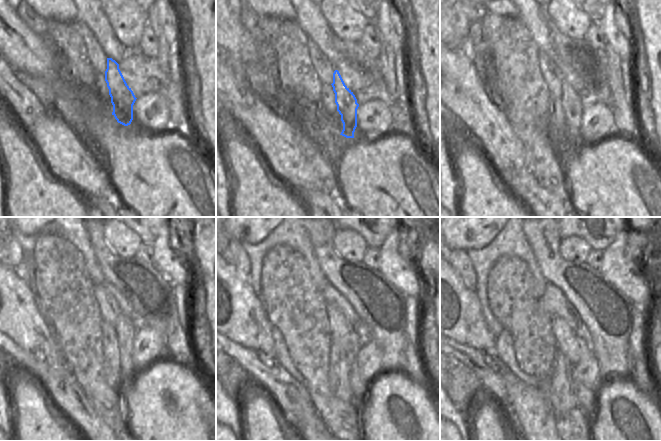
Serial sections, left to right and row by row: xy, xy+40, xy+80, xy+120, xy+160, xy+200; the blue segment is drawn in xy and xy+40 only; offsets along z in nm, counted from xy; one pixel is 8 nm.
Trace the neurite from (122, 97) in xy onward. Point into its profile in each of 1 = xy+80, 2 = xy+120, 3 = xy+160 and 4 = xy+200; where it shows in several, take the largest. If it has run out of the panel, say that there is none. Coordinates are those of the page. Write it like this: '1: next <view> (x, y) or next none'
1: next xy+80 (572, 106)
2: next xy+120 (124, 330)
3: next xy+160 (358, 386)
4: next xy+200 (587, 401)

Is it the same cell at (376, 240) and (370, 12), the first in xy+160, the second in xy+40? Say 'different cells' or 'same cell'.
same cell

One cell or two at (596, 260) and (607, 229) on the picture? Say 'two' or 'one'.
two

